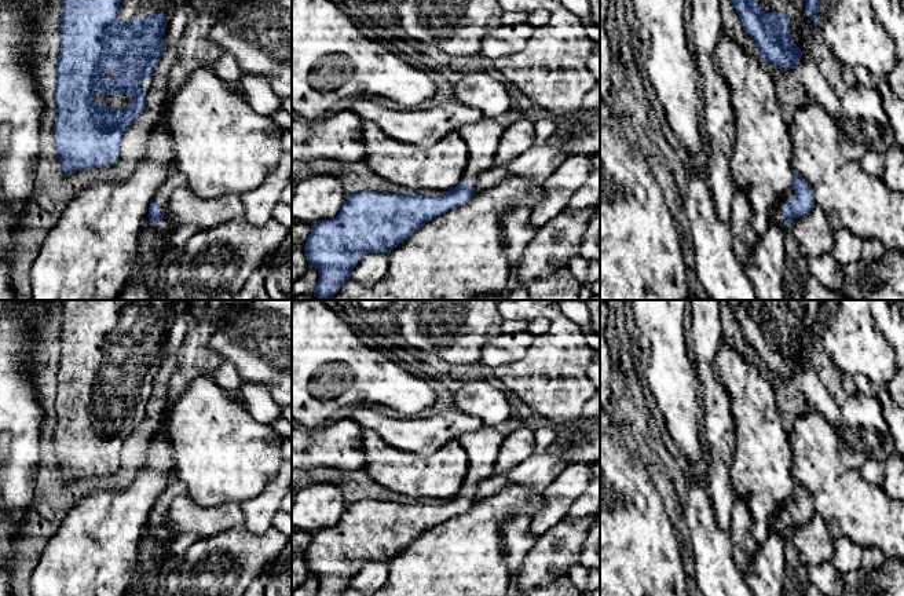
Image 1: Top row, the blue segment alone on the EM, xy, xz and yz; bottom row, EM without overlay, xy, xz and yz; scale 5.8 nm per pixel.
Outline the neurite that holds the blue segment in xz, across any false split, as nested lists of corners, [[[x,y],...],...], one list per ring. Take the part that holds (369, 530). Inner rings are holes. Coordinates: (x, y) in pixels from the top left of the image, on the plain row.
[[[508,418],[498,427],[483,427],[457,438],[468,454],[468,473],[461,490],[442,505],[411,500],[391,502],[360,500],[347,505],[338,523],[311,534],[304,560],[318,578],[316,596],[341,596],[366,562],[391,562],[427,530],[460,513],[475,502],[482,480],[494,475],[504,440],[513,429],[534,420]]]

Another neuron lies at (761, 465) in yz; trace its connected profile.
[[[724,339],[717,363],[735,424],[733,489],[747,501],[753,535],[762,544],[776,530],[771,520],[793,496],[795,480],[788,434],[780,421],[773,384],[762,366],[751,363]]]

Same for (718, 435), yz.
[[[689,300],[695,374],[702,385],[704,410],[703,442],[709,449],[706,483],[718,526],[731,533],[736,500],[731,473],[735,450],[735,424],[731,401],[717,363],[722,341],[721,312],[717,300]]]

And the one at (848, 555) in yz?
[[[837,538],[834,540],[834,556],[830,563],[839,573],[852,573],[861,570],[863,551],[863,546],[850,541],[849,538]]]

